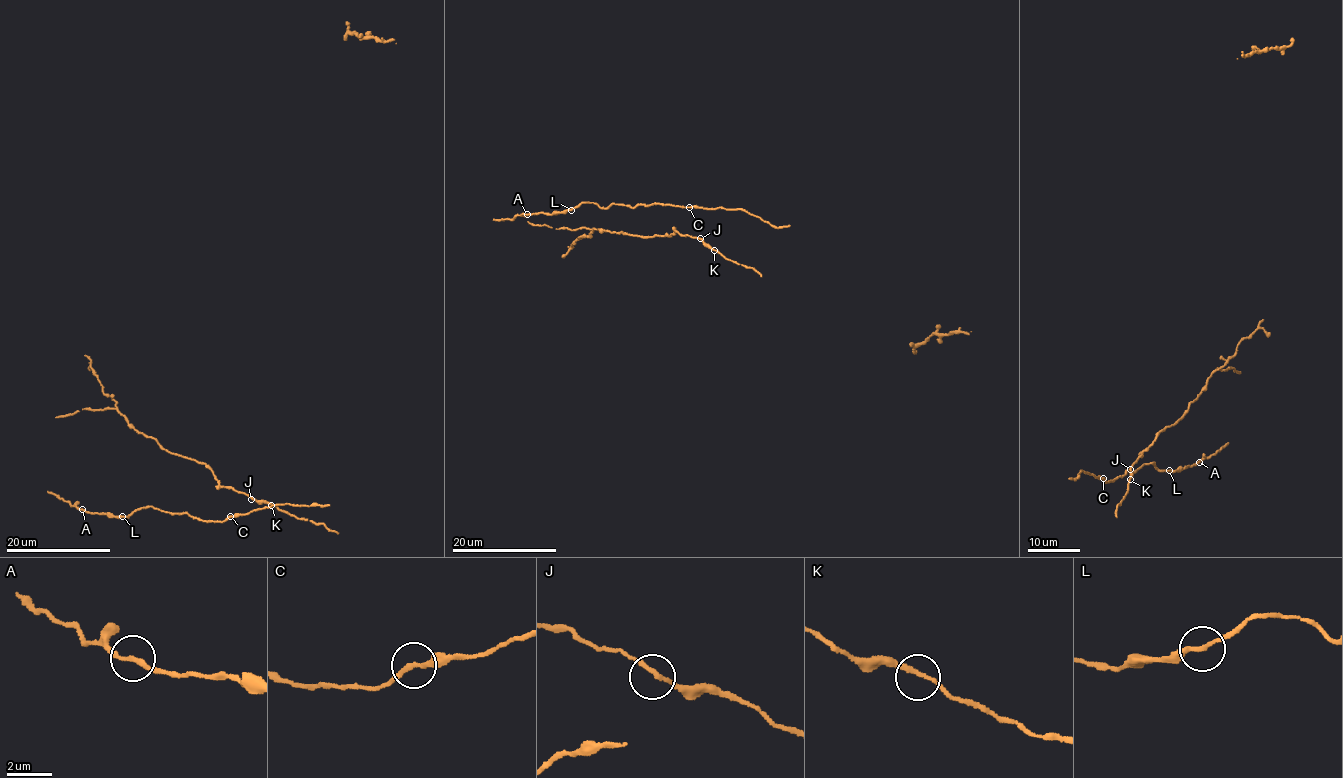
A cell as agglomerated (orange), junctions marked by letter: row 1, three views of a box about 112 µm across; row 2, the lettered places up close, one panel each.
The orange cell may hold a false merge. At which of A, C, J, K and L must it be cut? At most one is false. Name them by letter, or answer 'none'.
none

